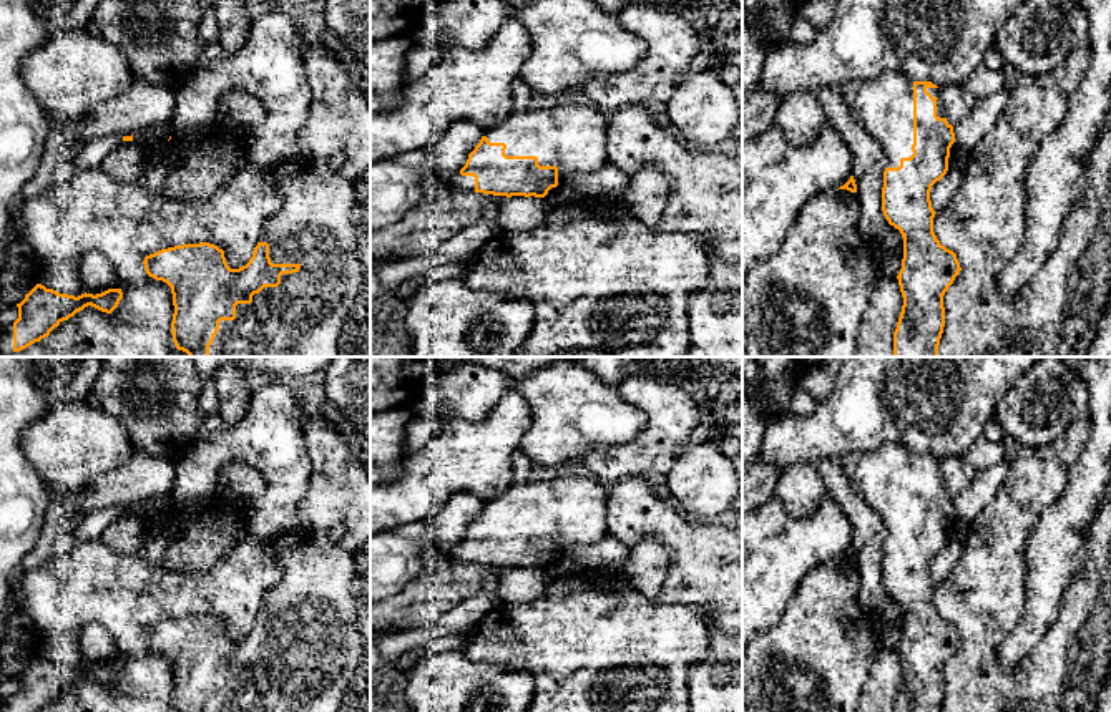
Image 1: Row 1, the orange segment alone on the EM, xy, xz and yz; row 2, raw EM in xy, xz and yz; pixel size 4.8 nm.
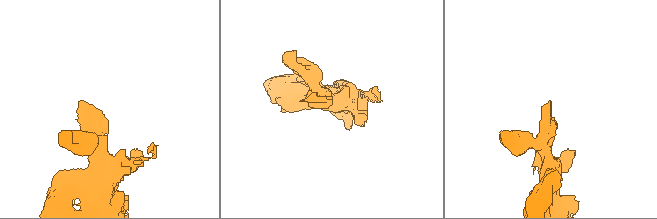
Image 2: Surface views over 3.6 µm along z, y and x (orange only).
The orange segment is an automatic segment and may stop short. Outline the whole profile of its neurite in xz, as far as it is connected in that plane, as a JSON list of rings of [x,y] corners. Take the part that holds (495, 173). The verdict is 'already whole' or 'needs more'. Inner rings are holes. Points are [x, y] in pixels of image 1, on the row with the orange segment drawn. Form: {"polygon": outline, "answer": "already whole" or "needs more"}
{"polygon": [[[565,105],[513,111],[503,123],[483,129],[465,166],[452,176],[450,189],[493,196],[545,198],[571,173],[595,173],[608,163],[608,113],[596,106]]], "answer": "needs more"}

